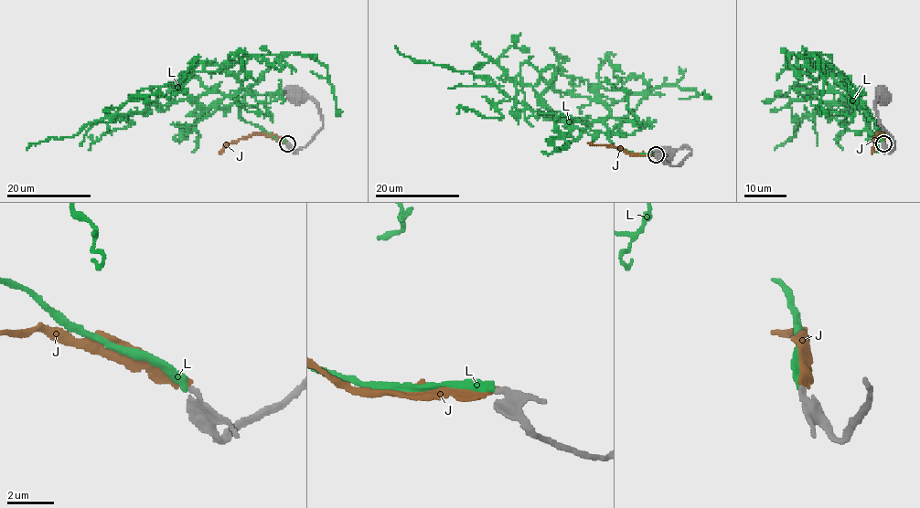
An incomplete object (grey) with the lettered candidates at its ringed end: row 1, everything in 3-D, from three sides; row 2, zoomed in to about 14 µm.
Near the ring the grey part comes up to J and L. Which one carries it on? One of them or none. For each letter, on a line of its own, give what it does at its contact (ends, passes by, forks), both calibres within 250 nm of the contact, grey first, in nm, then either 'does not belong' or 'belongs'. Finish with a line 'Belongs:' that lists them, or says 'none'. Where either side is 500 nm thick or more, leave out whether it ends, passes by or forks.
J: it ends; calibres 240 and 320 nm; belongs
L: it ends; calibres 240 and 320 nm; does not belong
Belongs: J

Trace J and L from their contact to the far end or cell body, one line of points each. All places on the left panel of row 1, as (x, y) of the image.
J: (288, 143), (258, 132), (227, 143), (220, 154)
L: (287, 143), (247, 122), (238, 102), (219, 108), (179, 99), (109, 116), (26, 149)

